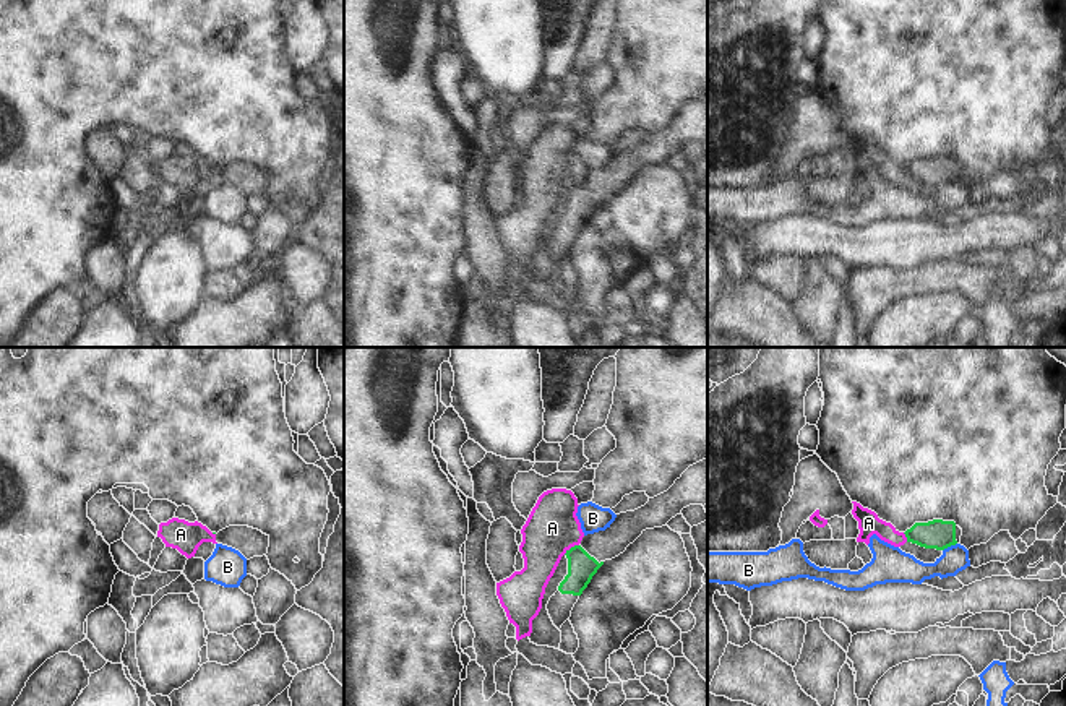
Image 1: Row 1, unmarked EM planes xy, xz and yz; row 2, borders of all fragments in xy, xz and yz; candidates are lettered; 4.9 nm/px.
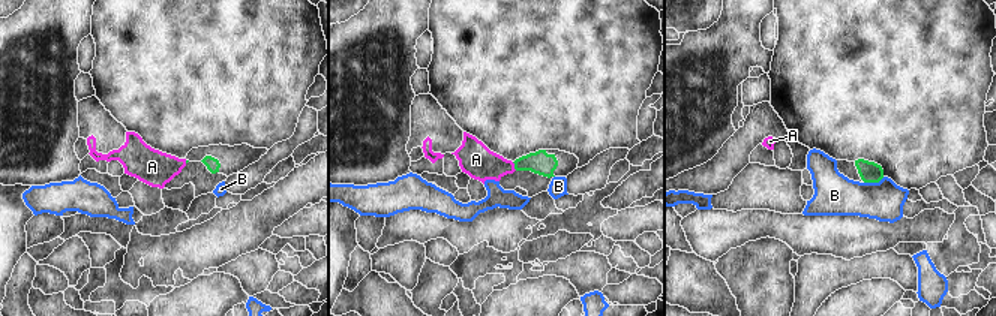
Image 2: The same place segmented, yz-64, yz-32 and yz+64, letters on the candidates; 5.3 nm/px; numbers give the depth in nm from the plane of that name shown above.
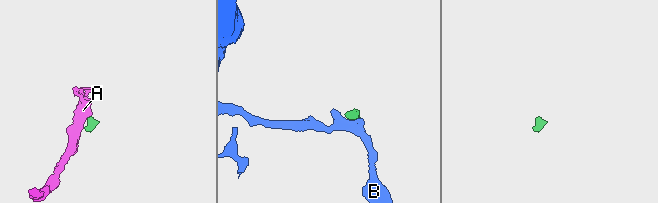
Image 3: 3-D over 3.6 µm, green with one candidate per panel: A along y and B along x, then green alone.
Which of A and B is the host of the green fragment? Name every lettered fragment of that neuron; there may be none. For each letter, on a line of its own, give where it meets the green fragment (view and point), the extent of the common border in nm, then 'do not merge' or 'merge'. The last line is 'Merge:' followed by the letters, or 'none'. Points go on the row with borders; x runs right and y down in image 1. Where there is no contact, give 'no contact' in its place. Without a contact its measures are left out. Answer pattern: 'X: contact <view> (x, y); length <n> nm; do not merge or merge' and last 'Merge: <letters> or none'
A: contact xz (571, 547); length 90 nm; do not merge
B: contact yz (949, 546); length 80 nm; do not merge
Merge: none

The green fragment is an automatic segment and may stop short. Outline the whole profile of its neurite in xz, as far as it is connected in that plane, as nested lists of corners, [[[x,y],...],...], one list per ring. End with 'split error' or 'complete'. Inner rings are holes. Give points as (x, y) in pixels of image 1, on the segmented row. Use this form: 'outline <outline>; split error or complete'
outline [[[707,459],[690,466],[664,493],[634,510],[617,514],[605,529],[582,537],[566,550],[568,575],[547,604],[553,625],[560,630],[592,576],[604,565],[623,553],[646,529],[662,527],[690,505],[707,503]]]; split error

